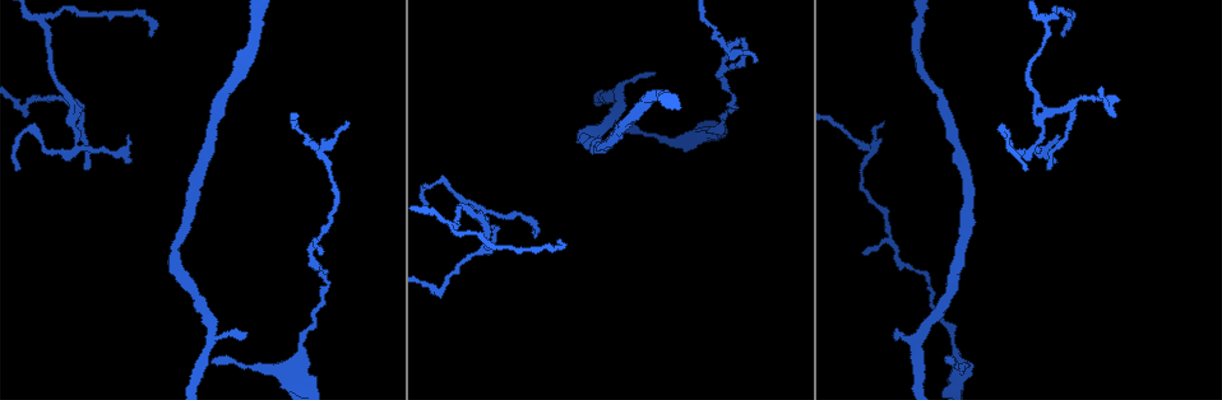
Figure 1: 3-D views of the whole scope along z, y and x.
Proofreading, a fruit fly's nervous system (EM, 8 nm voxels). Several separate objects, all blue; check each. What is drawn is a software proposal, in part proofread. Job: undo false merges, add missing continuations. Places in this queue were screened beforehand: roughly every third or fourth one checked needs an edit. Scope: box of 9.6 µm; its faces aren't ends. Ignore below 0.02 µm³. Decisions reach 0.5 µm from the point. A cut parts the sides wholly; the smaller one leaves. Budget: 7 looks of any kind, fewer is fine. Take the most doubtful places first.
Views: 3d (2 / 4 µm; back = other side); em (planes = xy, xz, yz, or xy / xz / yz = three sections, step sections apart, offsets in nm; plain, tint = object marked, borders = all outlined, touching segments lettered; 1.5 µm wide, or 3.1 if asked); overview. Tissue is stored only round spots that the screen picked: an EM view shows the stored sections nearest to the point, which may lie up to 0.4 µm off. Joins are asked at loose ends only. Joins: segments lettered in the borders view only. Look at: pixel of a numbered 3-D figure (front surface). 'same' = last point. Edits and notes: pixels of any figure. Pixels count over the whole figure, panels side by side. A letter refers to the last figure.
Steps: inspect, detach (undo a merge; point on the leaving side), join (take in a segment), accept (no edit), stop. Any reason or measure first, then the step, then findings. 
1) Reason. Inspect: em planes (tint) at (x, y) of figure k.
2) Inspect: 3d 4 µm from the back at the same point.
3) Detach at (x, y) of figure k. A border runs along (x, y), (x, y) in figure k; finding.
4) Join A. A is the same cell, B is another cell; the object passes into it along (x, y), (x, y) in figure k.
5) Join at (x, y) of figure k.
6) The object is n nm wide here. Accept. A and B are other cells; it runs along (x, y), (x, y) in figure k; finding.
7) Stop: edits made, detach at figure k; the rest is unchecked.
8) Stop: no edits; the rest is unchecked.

Abrupt turn. Inspect: 3d 2 µm at (1044, 113) of figure 1.

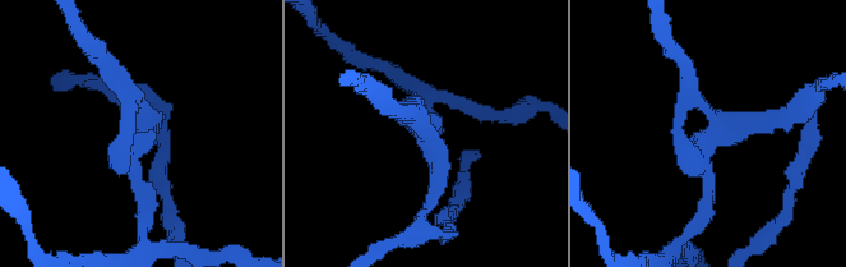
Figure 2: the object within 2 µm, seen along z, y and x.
3 arms meet here. Inspect: em planes (tint) at (141, 139) of figure 2.

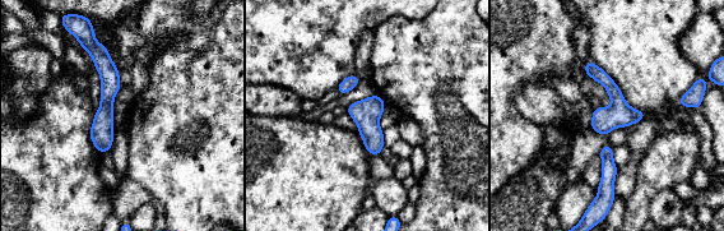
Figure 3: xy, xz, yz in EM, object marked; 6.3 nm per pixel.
Inspect: em planes (borders) at the same point.

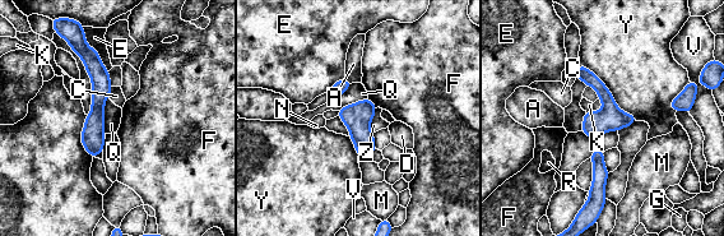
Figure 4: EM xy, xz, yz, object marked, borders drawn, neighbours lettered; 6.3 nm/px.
The longest contact is with Y, 500 nm. Accept. A, C, D, E, F, G, K, M, N, Q, R, V, Y and Z are other cells; it runs along (579, 69), (622, 119), (632, 119) in figure 4; all the same neuron.

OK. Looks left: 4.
Inspect: em xy step 4 (tint) at (248, 332) of figure 1.

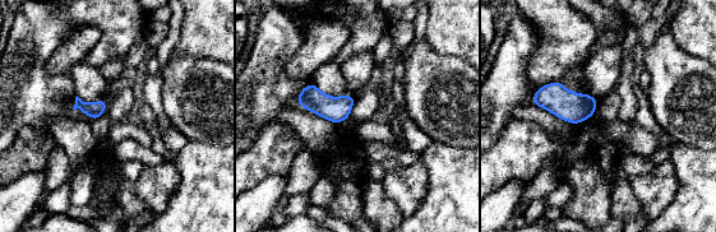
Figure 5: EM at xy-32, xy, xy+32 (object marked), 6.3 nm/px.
Inspect: em planes (borders) at the same point.

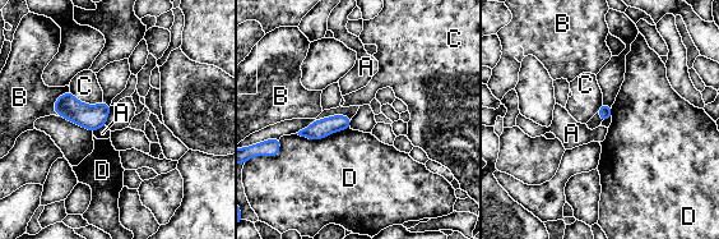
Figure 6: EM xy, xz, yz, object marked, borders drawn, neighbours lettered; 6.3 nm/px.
The longest contact is with D, 340 nm. Accept. A, B, C and D are other cells; none of them fits.

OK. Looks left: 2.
Free end. Inspect: 3d 2 µm at (344, 121) of figure 1.

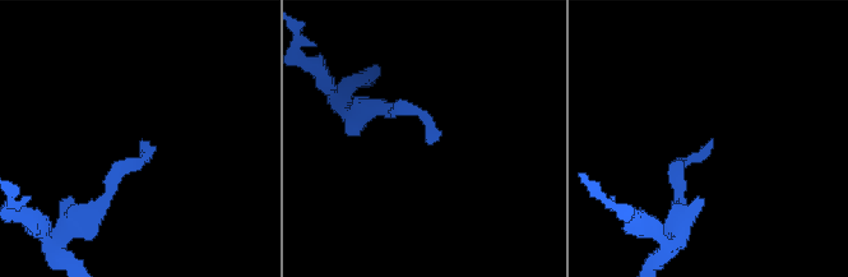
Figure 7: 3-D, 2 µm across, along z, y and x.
Now the EM. Inspect: em planes (borders) at (142, 138) of figure 7.

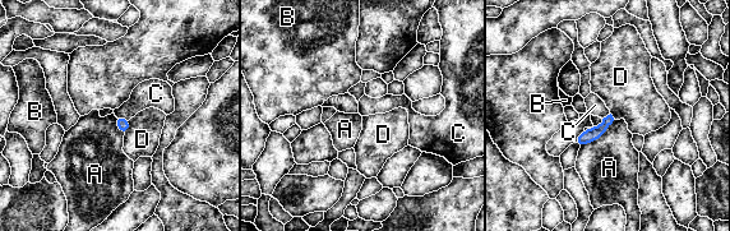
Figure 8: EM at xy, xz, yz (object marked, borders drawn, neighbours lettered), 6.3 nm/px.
The object is 80 nm wide here; the longest contact is with A, 280 nm. Accept. A, B, C and D are other cells; none of them fits.

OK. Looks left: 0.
Stop: no edits; the rest is unchecked.

